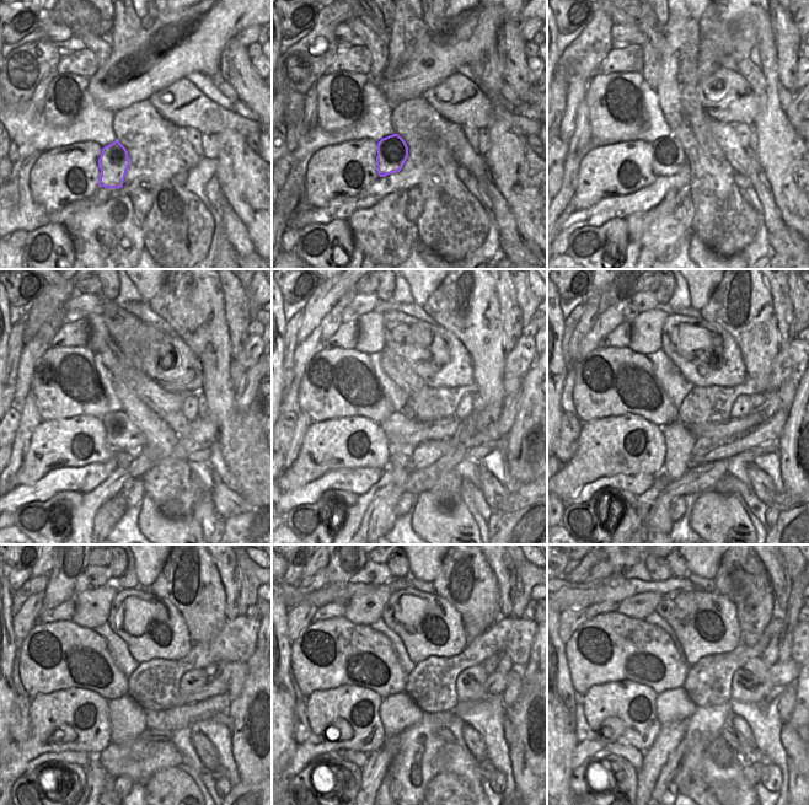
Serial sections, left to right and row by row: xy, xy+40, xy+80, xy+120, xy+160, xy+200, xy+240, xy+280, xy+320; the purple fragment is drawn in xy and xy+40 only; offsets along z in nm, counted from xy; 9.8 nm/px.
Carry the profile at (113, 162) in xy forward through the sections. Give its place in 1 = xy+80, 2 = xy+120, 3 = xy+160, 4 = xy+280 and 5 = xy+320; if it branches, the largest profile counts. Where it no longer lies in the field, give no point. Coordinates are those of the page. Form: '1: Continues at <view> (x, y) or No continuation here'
1: Continues at xy+80 (668, 154)
2: Continues at xy+120 (121, 434)
3: Continues at xy+160 (398, 429)
4: Continues at xy+280 (496, 683)
5: Continues at xy+320 (786, 670).

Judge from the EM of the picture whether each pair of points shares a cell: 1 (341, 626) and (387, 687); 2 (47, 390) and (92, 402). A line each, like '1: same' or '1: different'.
1: same
2: same

